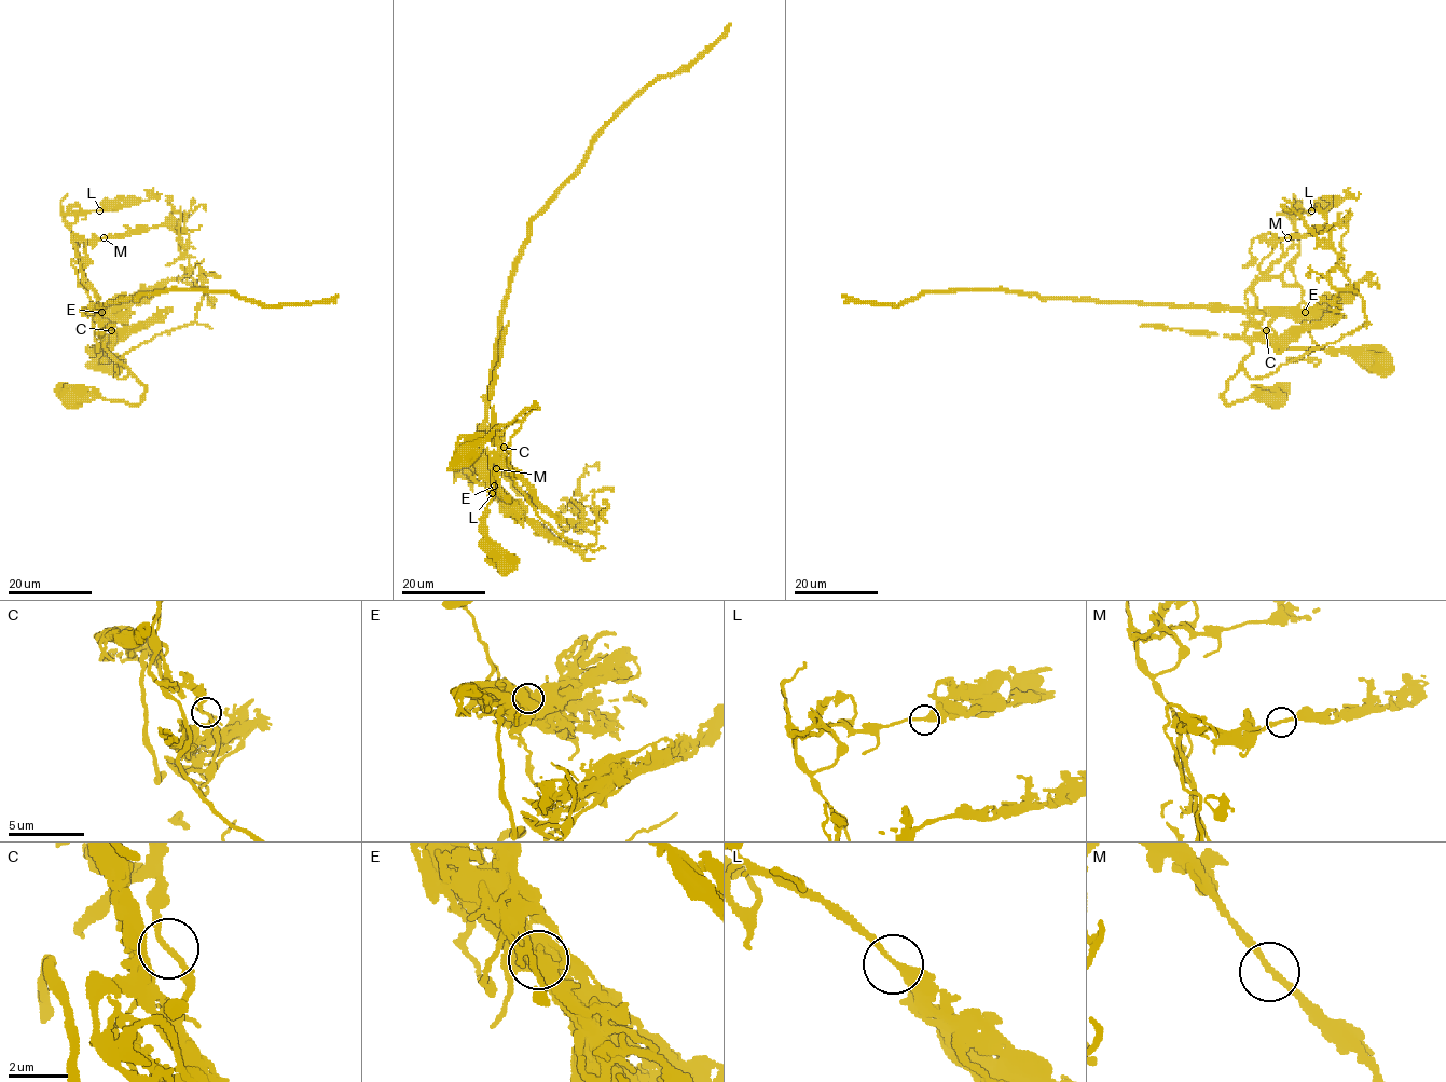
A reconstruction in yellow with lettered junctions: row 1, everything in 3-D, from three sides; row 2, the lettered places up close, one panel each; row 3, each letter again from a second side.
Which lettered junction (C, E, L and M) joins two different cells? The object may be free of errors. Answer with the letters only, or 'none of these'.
E

